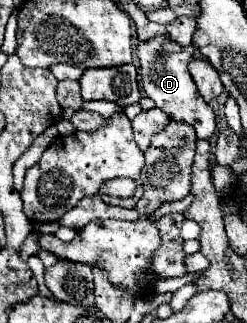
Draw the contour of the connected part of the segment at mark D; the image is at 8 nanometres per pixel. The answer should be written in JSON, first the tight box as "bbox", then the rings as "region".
{"bbox":[136,35,216,139],"region":[[[162,35],[162,37],[152,37],[148,41],[140,41],[136,47],[136,55],[140,61],[140,83],[142,83],[146,97],[150,97],[156,103],[156,107],[164,111],[170,119],[190,123],[198,139],[210,139],[216,129],[214,111],[200,97],[192,81],[192,75],[188,71],[188,63],[194,59],[196,47],[178,45],[170,35]]]}

